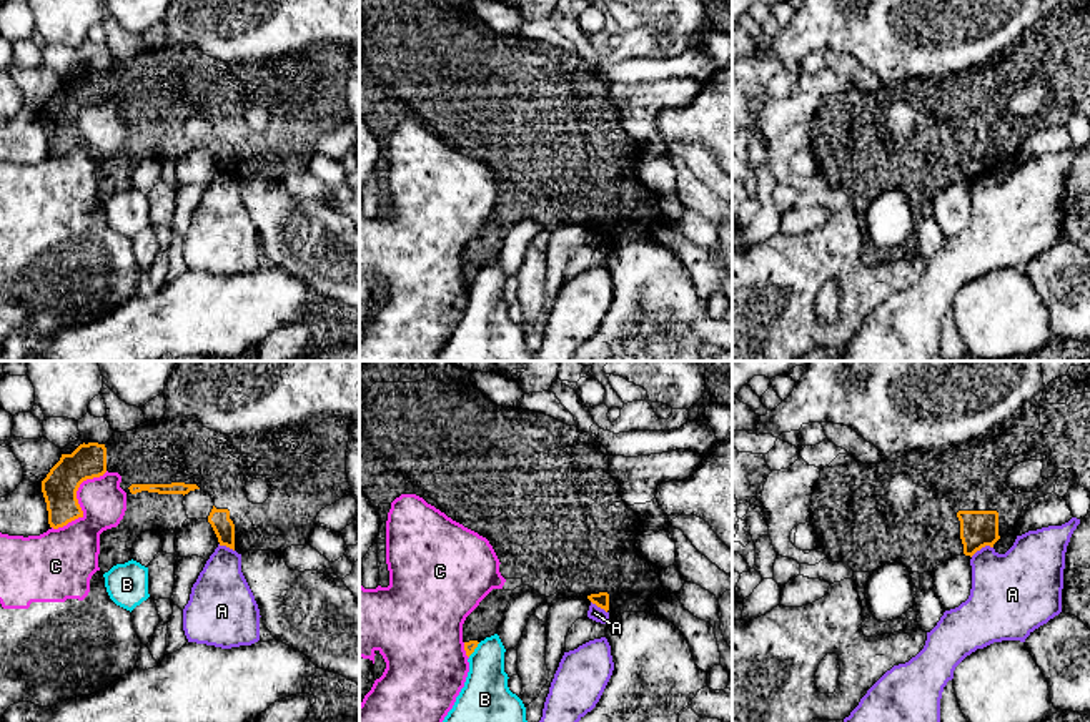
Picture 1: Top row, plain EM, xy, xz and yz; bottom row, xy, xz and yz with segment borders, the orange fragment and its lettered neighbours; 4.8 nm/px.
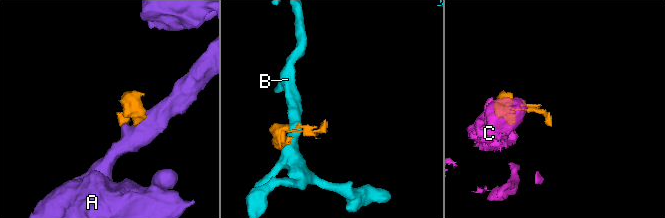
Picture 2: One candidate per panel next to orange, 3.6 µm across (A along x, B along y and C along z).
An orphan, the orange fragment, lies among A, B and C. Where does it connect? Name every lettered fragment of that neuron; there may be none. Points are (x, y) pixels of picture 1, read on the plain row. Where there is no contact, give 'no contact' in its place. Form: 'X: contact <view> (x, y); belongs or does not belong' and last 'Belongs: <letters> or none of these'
A: contact yz (980, 175); does not belong
B: contact xz (475, 275); does not belong
C: contact xy (77, 128); does not belong
Belongs: none of these

